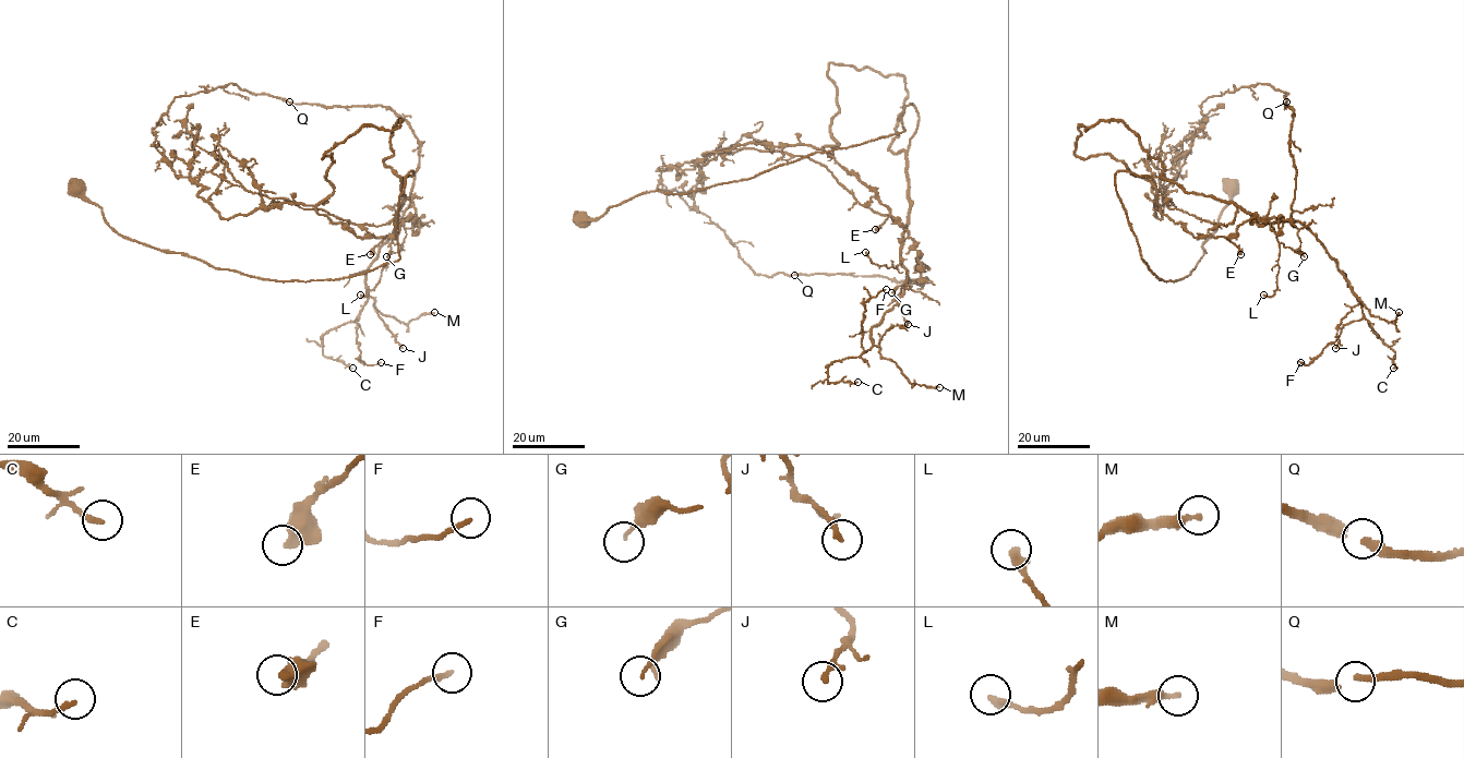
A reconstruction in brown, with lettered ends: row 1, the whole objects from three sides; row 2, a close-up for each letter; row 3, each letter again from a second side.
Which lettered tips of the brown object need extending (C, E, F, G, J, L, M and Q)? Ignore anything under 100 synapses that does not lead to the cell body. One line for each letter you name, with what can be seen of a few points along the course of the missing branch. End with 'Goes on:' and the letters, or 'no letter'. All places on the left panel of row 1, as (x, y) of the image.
Goes on: no letter

